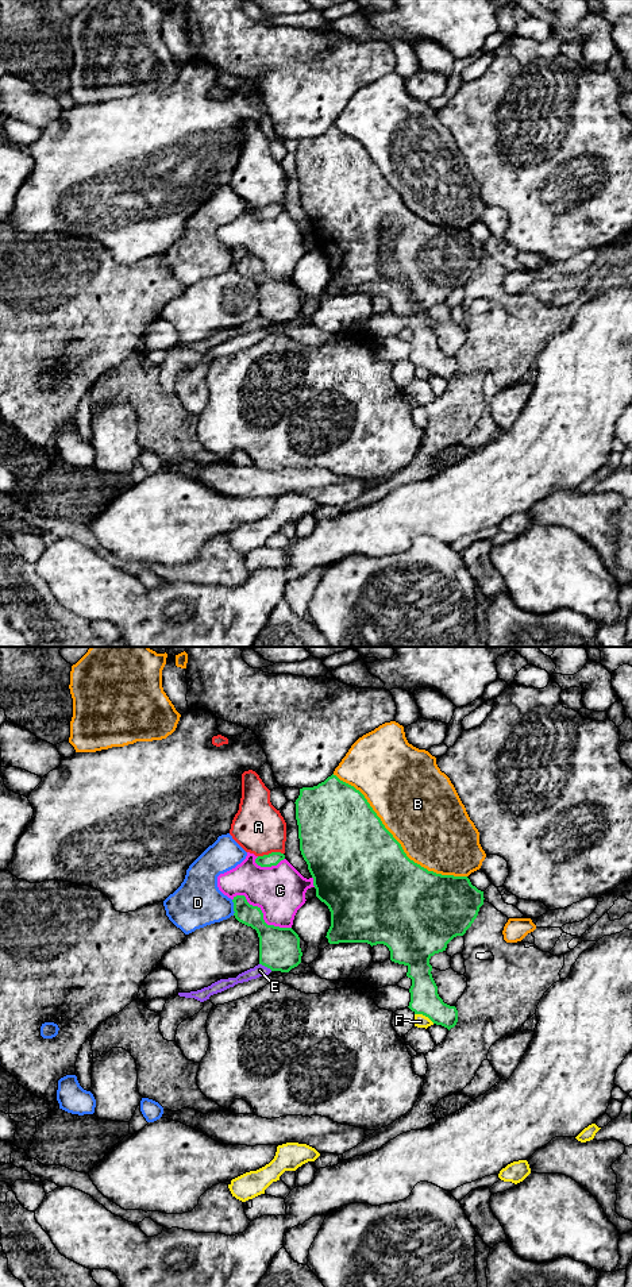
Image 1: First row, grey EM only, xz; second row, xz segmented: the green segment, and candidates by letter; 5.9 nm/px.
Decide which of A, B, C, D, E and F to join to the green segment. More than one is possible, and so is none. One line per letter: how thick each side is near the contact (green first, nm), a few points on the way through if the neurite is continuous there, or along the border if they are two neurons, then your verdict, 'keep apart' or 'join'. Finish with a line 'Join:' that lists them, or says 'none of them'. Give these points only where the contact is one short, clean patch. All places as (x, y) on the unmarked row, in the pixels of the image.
A: 80 nm thick on the green side, 300 nm on the other; keep apart
B: 500 nm thick on the green side, 480 nm on the other; keep apart
C: 240 nm thick on the green side, 300 nm on the other; keep apart
D: 130 nm thick on the green side, 300 nm on the other; keep apart
E: 240 nm thick on the green side, 70 nm on the other; border along xz (259, 315), (272, 322); keep apart
F: 180 nm thick on the green side, 80 nm on the other; keep apart
Join: none of them

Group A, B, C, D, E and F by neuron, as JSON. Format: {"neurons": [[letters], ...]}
{"neurons": [["A"], ["B"], ["C"], ["D"], ["E"], ["F"]]}

